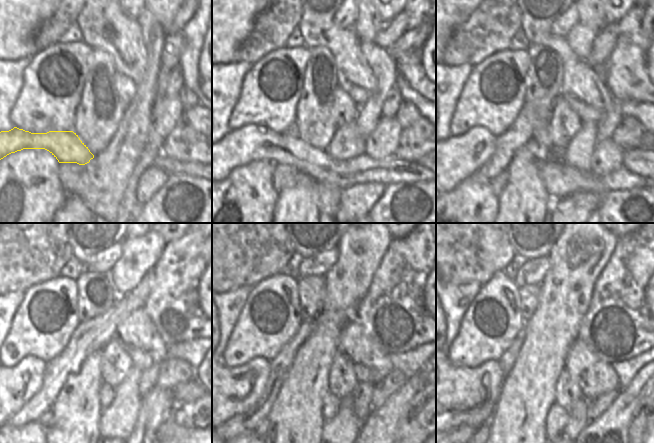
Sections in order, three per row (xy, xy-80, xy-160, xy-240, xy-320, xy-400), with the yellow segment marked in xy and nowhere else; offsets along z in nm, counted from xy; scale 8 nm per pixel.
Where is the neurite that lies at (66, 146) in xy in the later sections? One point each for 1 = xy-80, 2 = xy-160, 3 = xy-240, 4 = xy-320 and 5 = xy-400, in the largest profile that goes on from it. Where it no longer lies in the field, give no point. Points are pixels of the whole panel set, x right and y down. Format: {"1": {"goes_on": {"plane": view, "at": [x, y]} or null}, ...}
{"1": {"goes_on": {"plane": "xy-80", "at": [251, 143]}}, "2": {"goes_on": {"plane": "xy-160", "at": [457, 158]}}, "3": {"goes_on": {"plane": "xy-240", "at": [8, 389]}}, "4": {"goes_on": {"plane": "xy-320", "at": [232, 391]}}, "5": {"goes_on": {"plane": "xy-400", "at": [456, 396]}}}

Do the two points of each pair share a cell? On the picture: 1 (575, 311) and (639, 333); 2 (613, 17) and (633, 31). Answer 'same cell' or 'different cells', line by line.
1: different cells
2: different cells

